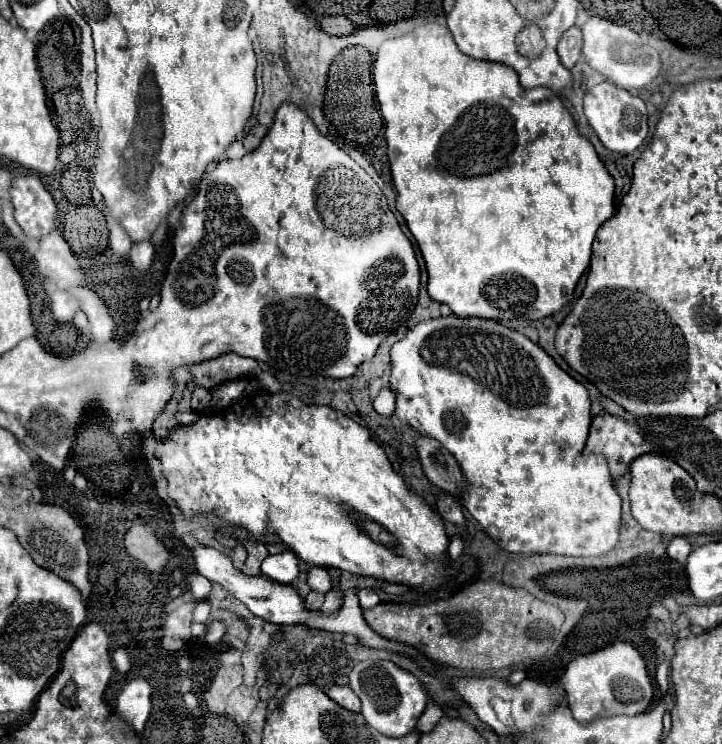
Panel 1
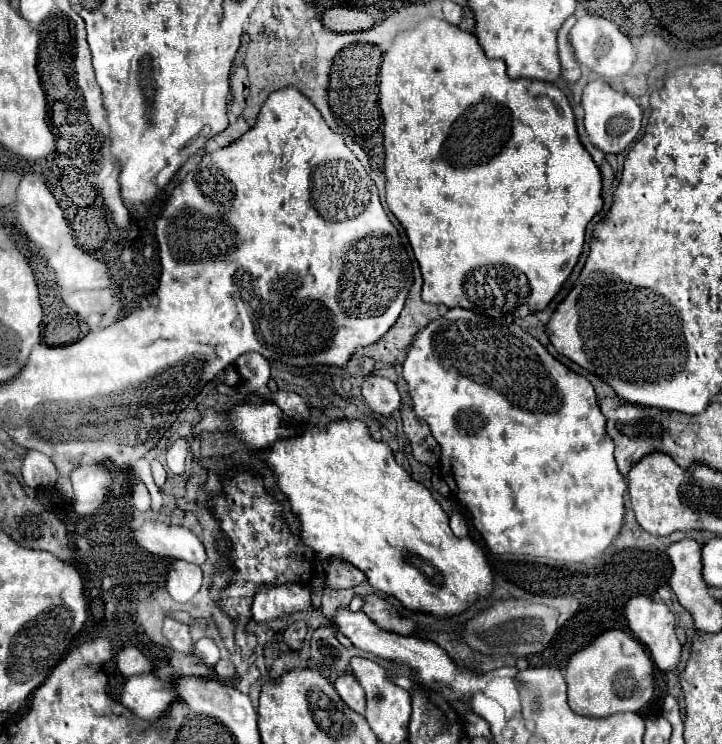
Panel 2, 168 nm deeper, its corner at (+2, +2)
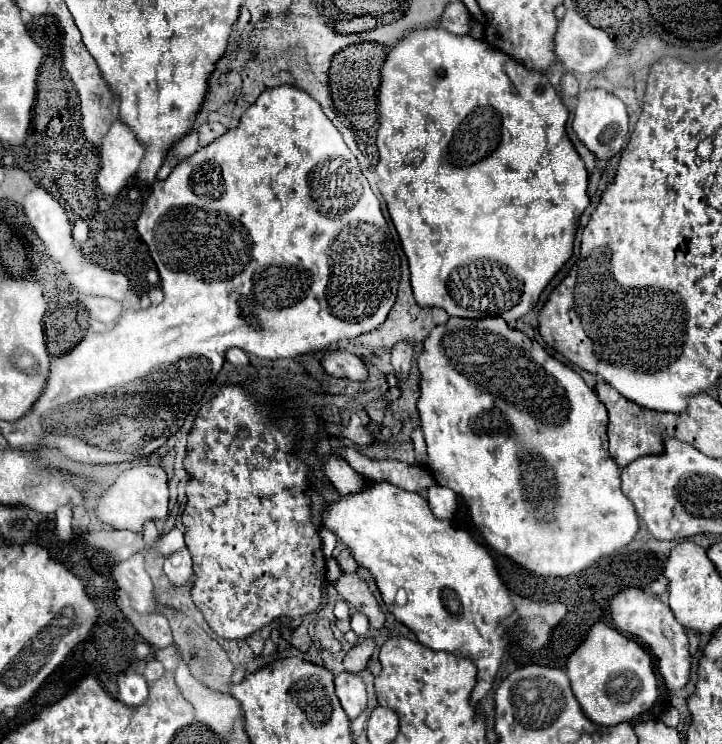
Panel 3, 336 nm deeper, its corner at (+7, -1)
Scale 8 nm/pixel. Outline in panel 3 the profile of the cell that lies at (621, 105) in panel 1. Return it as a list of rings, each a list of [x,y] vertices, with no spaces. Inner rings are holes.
[[[585,90],[577,98],[577,108],[575,108],[575,118],[573,118],[573,130],[579,136],[579,140],[595,154],[599,160],[609,160],[613,158],[625,144],[627,134],[629,134],[629,116],[625,104],[609,94],[607,90]]]

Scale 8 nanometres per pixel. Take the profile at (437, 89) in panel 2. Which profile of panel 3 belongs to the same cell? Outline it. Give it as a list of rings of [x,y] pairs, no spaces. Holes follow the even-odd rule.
[[[443,28],[413,30],[401,42],[395,44],[395,48],[387,54],[387,60],[381,70],[378,100],[381,120],[377,130],[377,186],[387,202],[391,220],[401,238],[401,248],[409,260],[411,288],[417,304],[445,308],[449,316],[461,318],[503,318],[507,322],[519,320],[535,306],[547,282],[571,258],[579,218],[589,206],[587,170],[565,132],[565,124],[569,118],[567,106],[561,102],[559,94],[549,84],[545,74],[527,70],[515,58],[485,40],[475,40],[473,36],[453,36]]]

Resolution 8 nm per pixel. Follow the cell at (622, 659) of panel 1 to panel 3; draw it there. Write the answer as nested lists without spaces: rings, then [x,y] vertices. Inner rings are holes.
[[[603,622],[593,624],[585,642],[569,656],[567,676],[585,716],[599,726],[631,722],[639,714],[647,712],[659,696],[649,654],[635,640]]]

